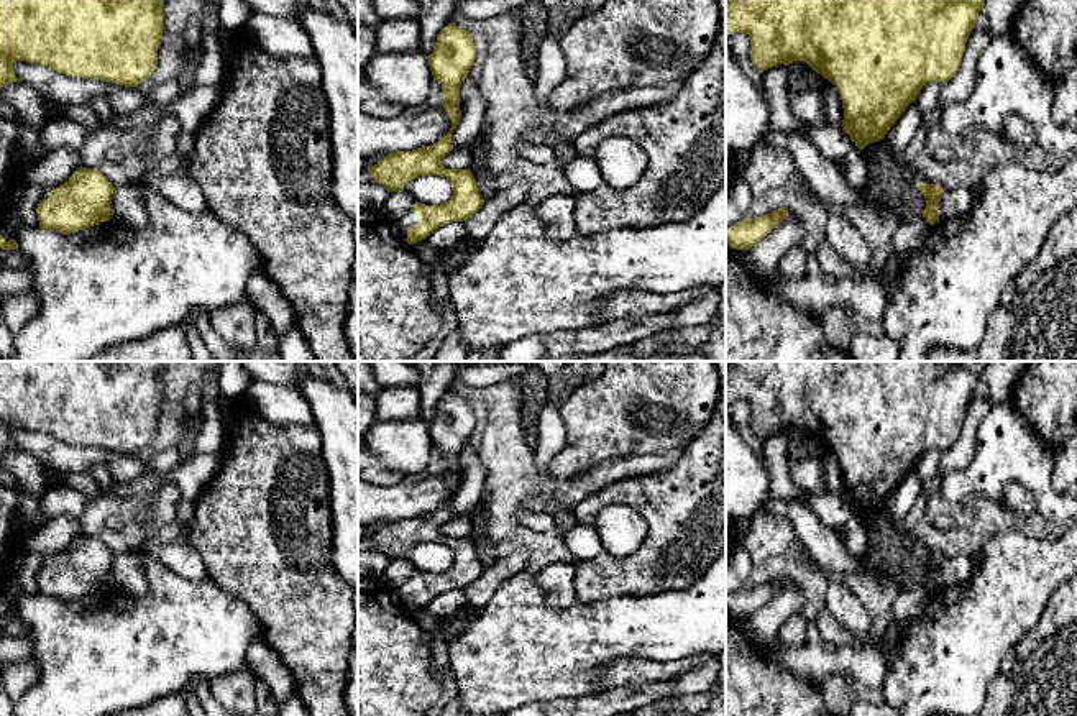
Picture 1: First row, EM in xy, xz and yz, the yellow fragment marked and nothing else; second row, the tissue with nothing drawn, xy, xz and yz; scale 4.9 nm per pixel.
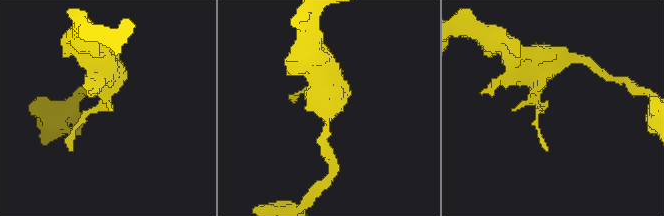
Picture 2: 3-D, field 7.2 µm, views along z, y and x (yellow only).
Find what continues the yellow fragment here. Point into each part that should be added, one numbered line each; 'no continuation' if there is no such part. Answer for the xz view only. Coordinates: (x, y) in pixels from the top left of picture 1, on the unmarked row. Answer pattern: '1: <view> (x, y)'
1: xz (403, 590)

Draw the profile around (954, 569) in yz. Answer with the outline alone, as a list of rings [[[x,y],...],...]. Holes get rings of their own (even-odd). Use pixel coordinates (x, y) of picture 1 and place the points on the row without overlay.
[[[964,553],[946,557],[939,570],[939,588],[951,588],[960,583],[970,575],[972,568],[972,558]]]

